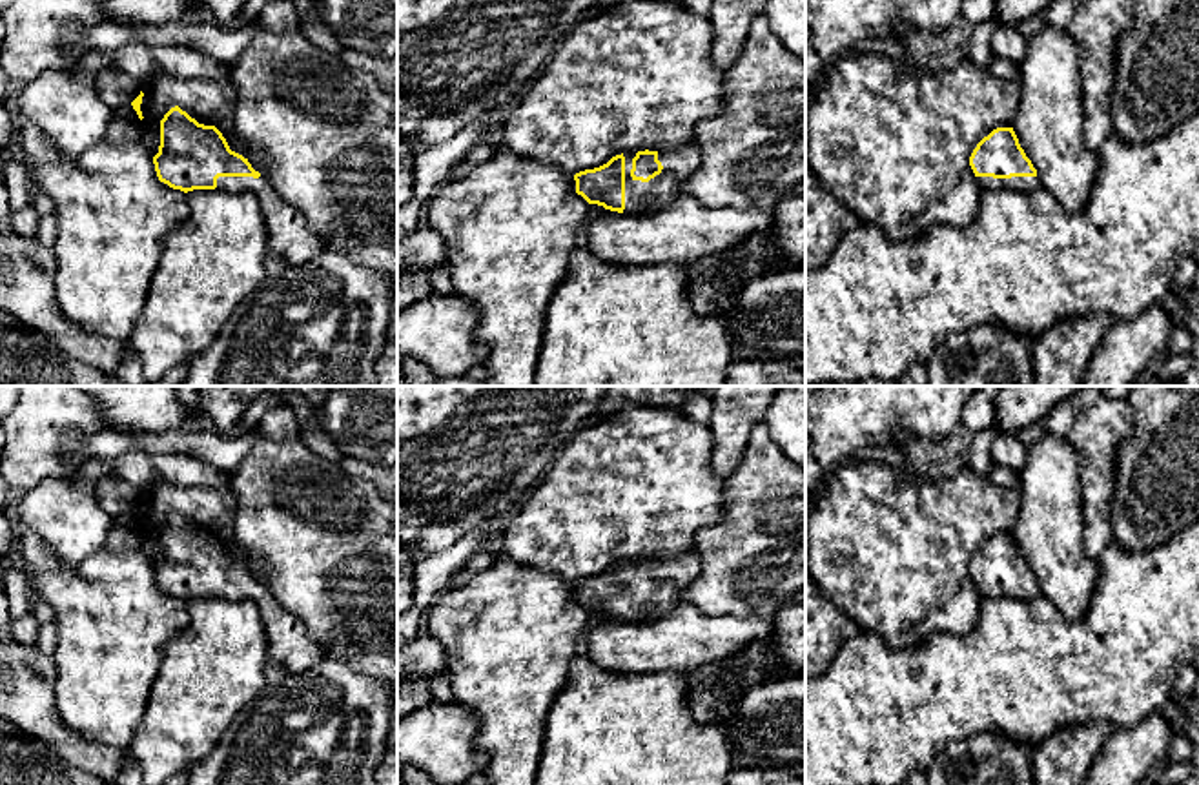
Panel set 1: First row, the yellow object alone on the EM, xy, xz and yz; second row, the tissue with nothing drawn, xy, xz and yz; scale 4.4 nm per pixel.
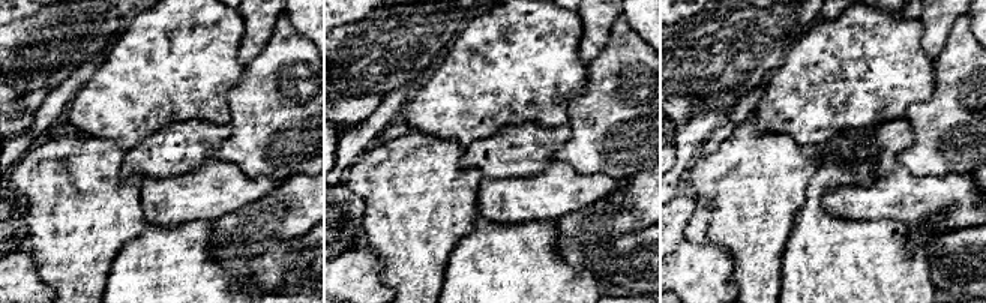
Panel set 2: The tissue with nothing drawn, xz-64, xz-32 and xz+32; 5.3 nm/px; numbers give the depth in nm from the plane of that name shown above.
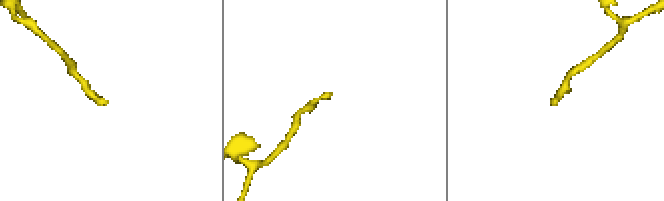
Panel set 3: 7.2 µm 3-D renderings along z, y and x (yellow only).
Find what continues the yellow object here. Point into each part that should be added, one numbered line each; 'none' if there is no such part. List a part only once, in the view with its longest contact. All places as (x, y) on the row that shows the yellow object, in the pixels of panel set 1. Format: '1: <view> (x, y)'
1: xz (680, 163)

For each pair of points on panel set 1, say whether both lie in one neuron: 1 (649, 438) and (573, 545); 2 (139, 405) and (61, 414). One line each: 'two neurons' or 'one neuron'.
1: one neuron
2: two neurons

